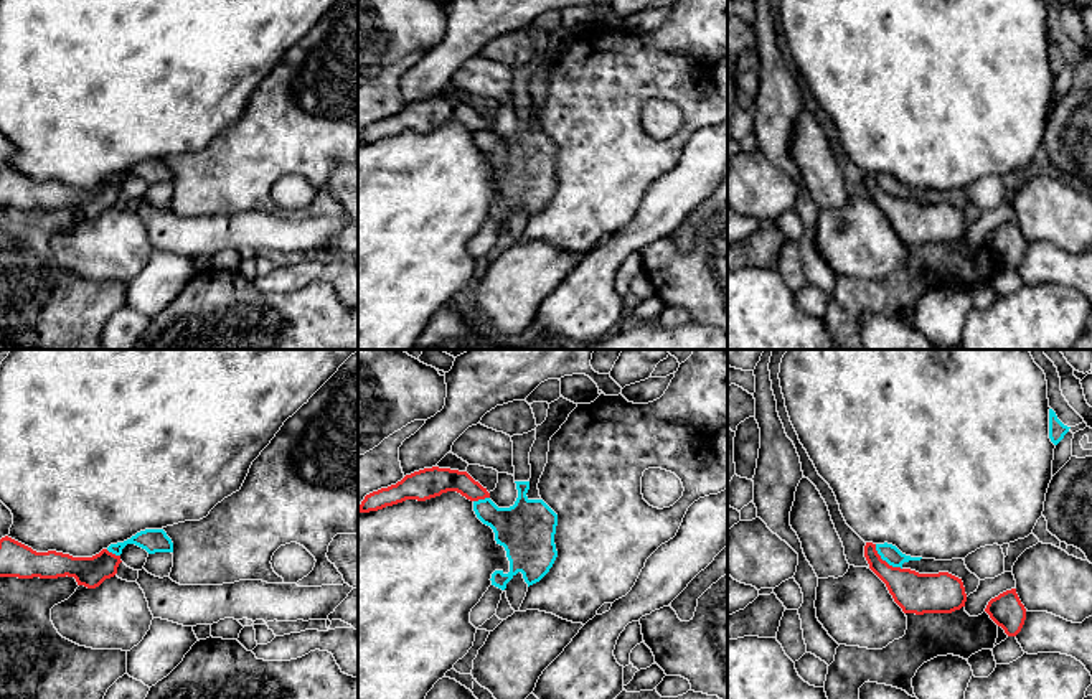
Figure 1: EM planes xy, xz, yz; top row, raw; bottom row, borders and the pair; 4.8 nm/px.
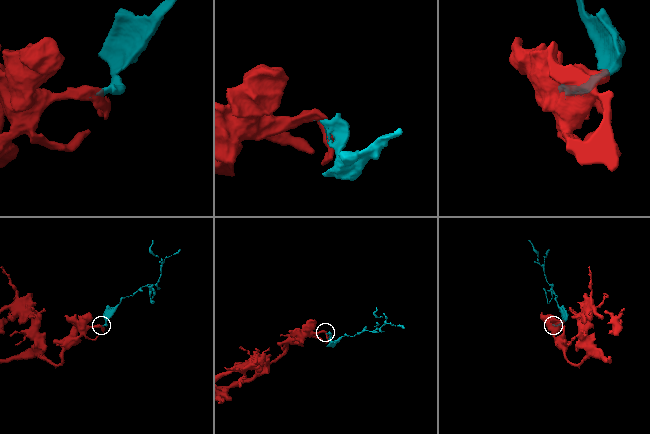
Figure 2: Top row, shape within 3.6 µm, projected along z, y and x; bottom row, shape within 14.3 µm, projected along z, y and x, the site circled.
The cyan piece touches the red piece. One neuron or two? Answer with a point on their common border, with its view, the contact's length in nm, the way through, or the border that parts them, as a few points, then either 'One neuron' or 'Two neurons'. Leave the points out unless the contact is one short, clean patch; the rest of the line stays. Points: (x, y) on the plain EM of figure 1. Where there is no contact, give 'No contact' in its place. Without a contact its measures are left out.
Touches cyan at yz (884, 190). Shared border 180 nm. Boundary: yz (875, 175), (883, 190), (901, 200). Two neurons

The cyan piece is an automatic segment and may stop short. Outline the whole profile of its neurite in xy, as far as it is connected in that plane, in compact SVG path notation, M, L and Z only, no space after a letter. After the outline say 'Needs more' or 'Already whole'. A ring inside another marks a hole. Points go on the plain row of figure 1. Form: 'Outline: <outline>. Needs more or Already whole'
Outline: M145 160L132 167L130 170L107 178L109 183L120 186L127 175L135 175L145 180L148 185L173 183L173 173L163 160Z. Already whole

